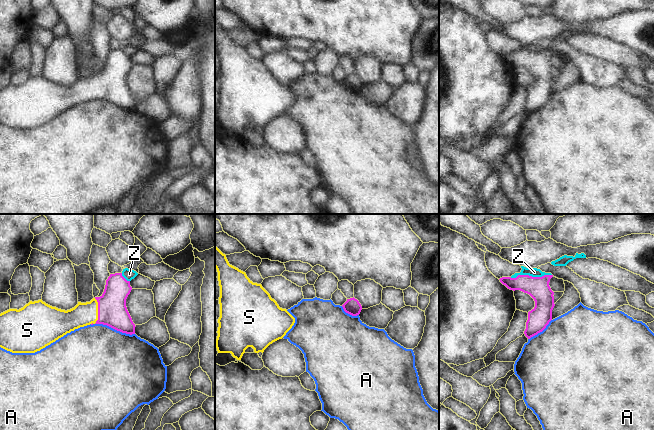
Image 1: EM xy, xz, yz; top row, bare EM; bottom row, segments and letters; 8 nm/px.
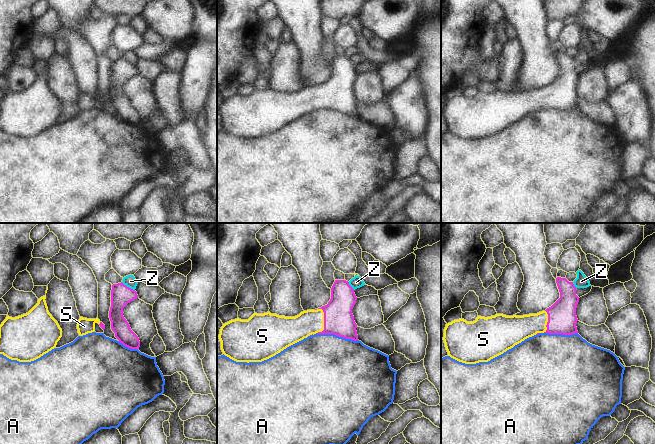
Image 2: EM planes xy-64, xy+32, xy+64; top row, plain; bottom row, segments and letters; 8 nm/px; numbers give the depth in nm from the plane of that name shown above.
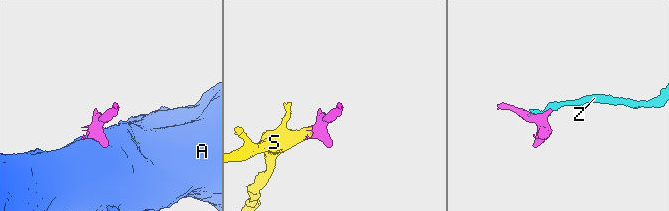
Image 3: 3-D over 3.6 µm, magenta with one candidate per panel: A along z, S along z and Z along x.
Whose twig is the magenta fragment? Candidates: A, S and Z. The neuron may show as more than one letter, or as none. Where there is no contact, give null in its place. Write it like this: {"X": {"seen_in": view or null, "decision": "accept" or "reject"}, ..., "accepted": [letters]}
{"A": {"seen_in": "xy", "decision": "reject"}, "S": {"seen_in": "xy", "decision": "accept"}, "Z": {"seen_in": "yz", "decision": "reject"}, "accepted": ["S"]}

